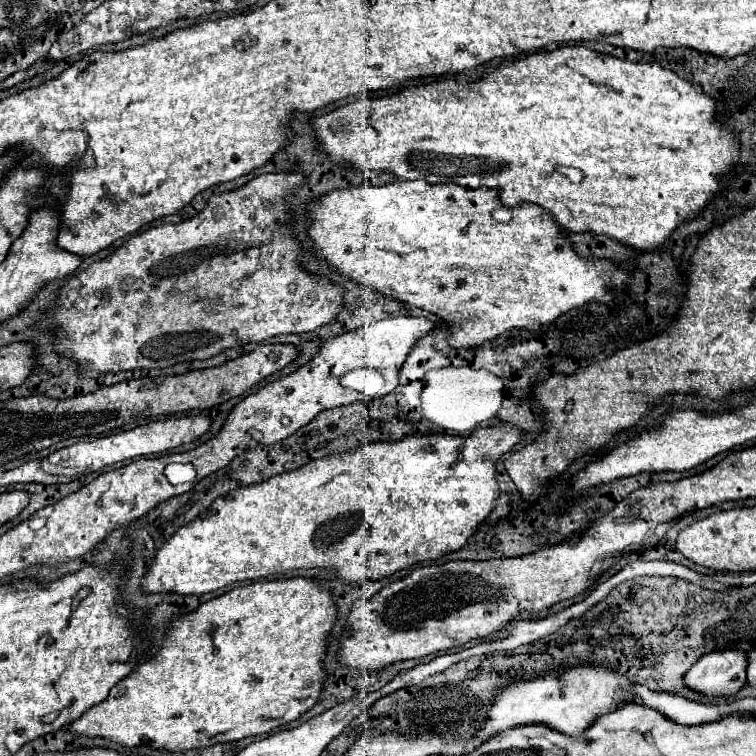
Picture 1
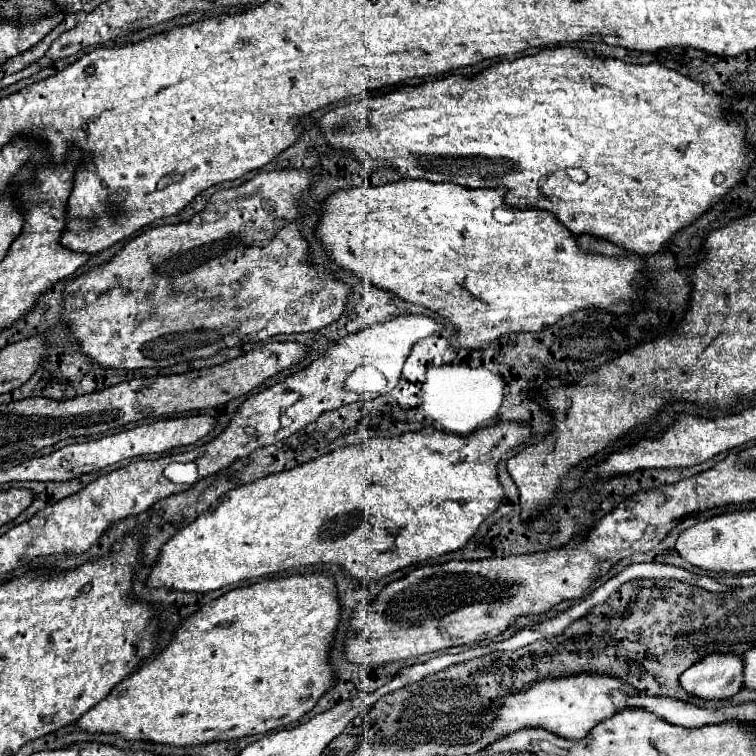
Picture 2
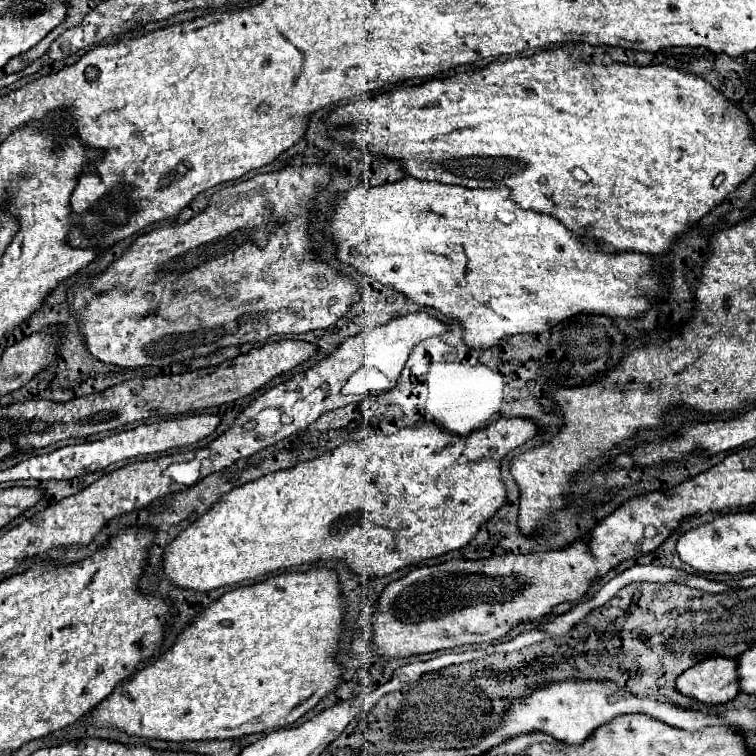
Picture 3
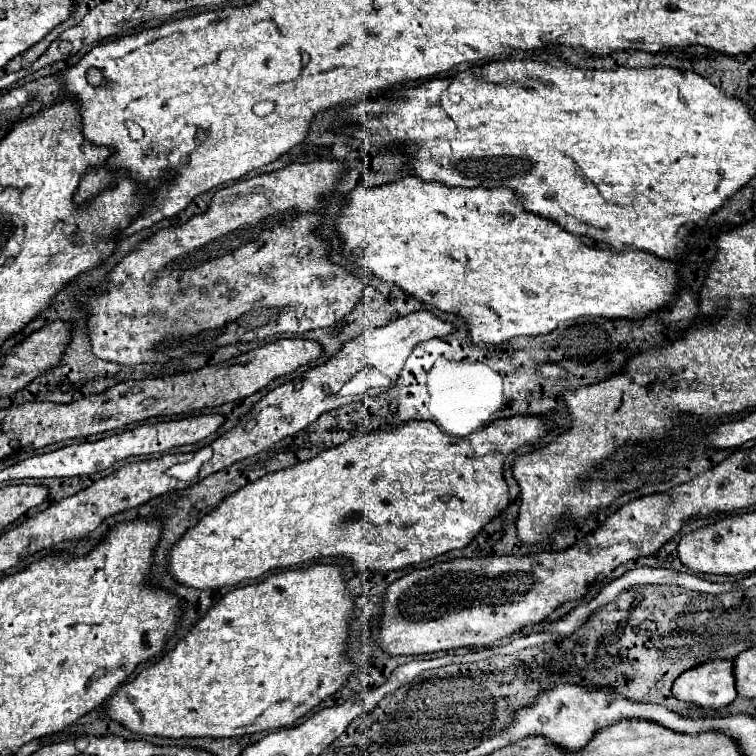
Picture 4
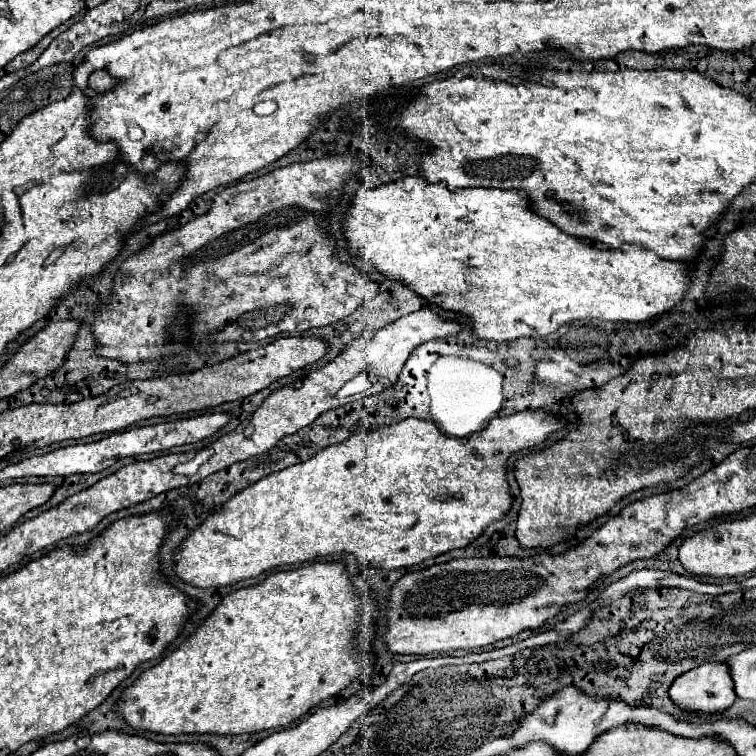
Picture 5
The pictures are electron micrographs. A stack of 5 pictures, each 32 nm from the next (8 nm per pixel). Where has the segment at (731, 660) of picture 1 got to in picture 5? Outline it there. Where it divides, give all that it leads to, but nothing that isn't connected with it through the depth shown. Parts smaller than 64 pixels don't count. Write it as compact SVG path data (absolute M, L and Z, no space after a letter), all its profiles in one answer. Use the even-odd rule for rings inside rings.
M704 664L678 676L670 688L670 698L690 712L722 712L736 700L728 664Z

